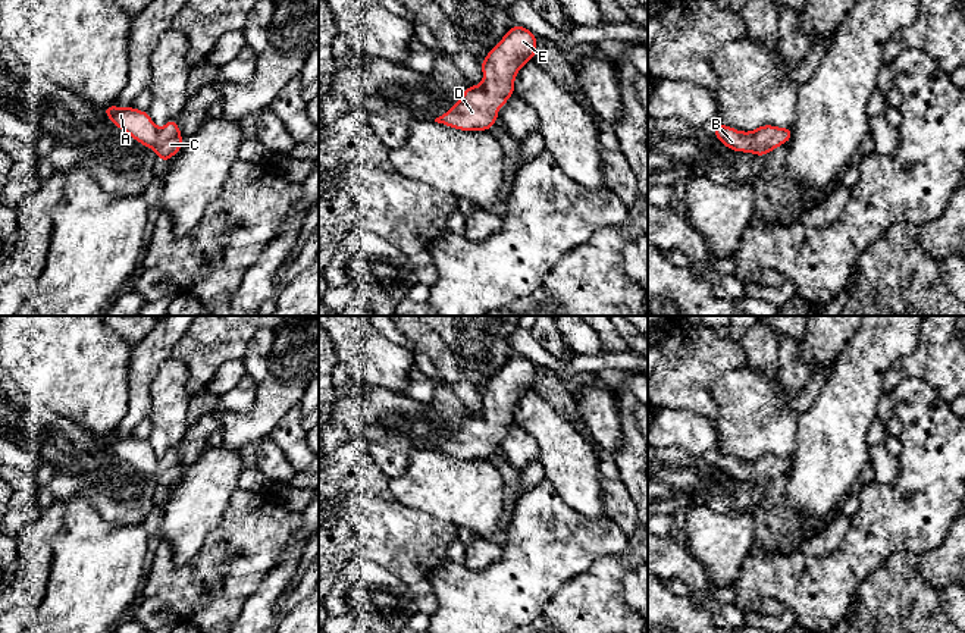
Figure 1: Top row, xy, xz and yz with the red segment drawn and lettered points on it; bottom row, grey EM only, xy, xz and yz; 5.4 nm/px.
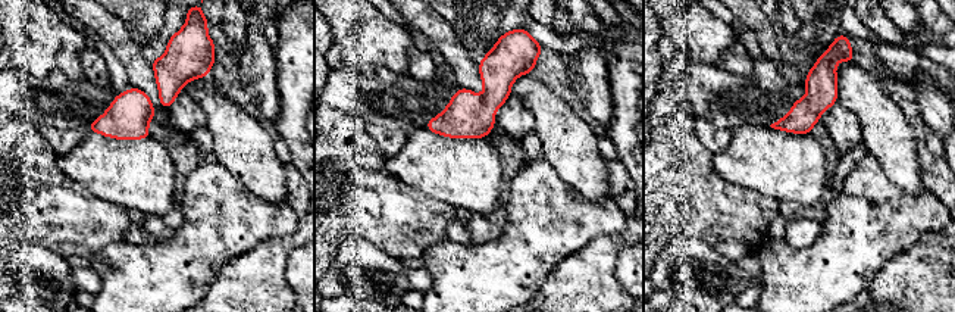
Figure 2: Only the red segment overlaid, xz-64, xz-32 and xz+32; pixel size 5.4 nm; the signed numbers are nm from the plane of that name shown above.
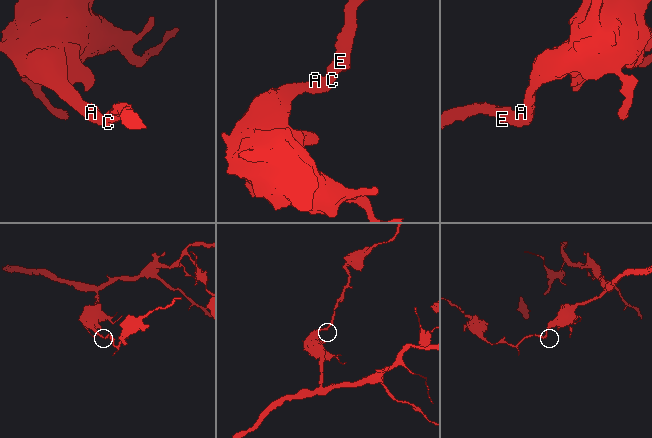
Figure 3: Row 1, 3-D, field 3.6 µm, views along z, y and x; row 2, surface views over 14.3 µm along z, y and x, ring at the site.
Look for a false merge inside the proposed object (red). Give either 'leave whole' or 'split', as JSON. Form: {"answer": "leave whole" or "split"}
{"answer": "leave whole"}

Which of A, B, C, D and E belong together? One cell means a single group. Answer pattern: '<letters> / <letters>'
A B C D E

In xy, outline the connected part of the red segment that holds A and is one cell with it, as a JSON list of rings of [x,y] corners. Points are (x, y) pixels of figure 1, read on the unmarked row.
[[[110,433],[104,436],[103,441],[118,457],[129,463],[135,470],[154,479],[163,492],[182,476],[182,464],[175,448],[170,448],[159,458],[148,445],[148,441],[141,441],[131,435],[115,436]]]

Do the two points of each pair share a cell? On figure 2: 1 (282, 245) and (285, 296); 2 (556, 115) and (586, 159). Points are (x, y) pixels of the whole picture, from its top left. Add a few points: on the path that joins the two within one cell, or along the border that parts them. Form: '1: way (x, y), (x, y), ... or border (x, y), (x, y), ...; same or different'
1: way (276, 258), (276, 283); same
2: way (559, 125), (576, 149); same

